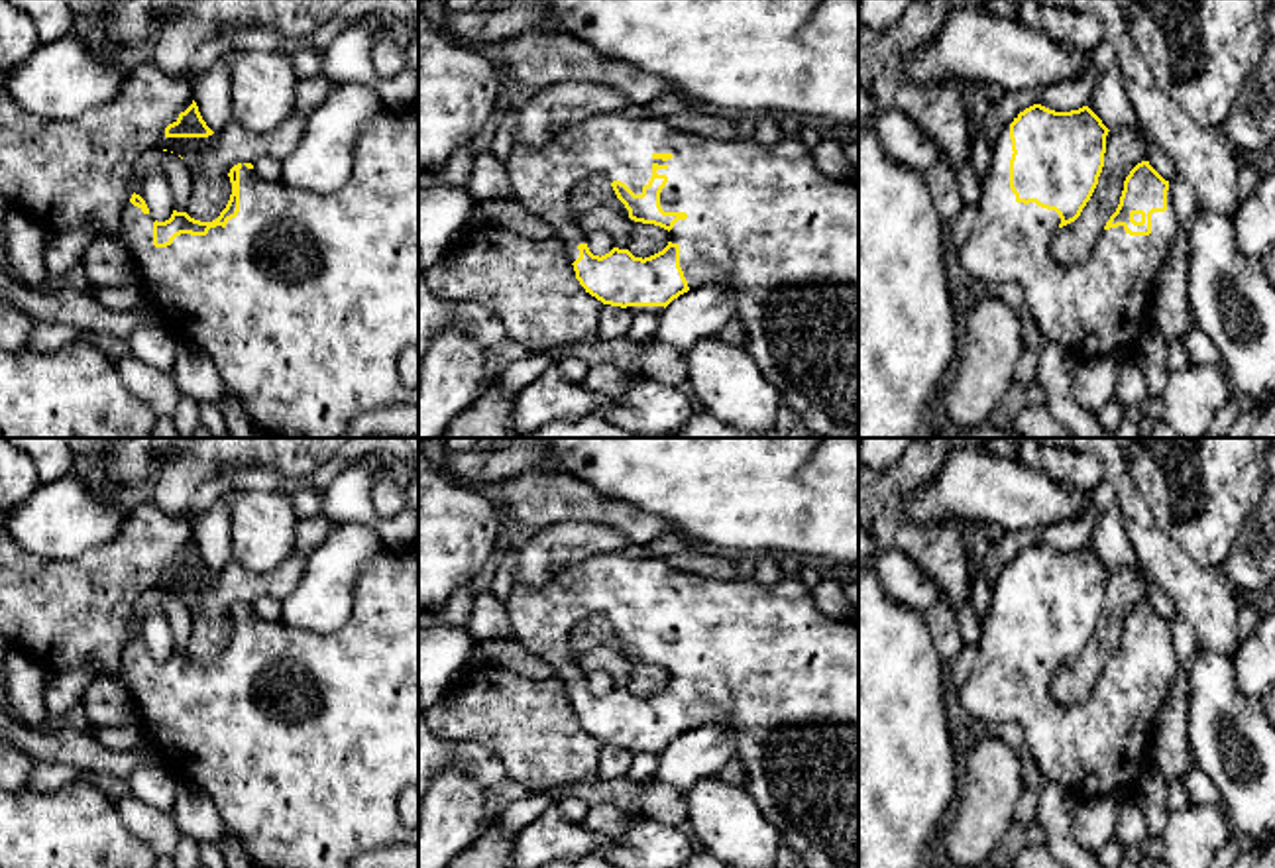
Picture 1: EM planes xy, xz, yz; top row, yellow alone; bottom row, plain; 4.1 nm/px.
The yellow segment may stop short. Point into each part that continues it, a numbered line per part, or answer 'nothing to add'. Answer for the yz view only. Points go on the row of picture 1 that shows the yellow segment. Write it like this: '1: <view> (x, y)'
1: yz (1099, 307)

